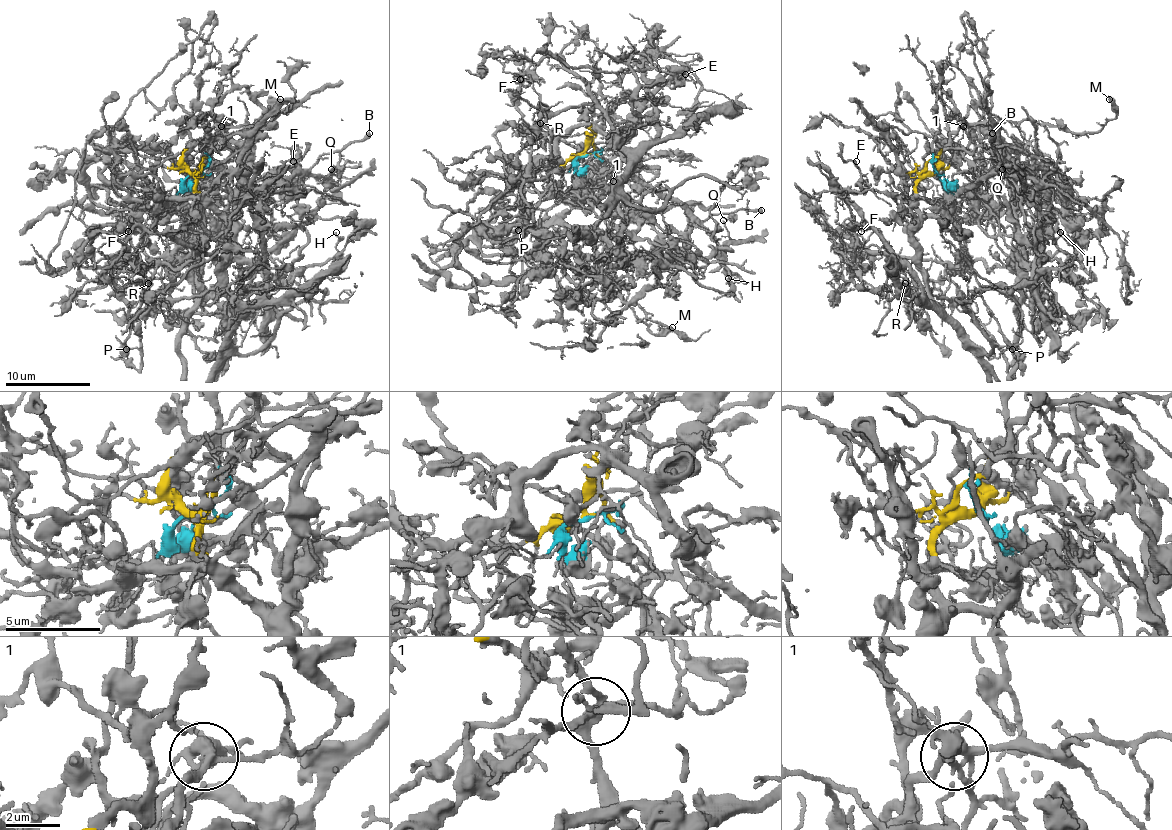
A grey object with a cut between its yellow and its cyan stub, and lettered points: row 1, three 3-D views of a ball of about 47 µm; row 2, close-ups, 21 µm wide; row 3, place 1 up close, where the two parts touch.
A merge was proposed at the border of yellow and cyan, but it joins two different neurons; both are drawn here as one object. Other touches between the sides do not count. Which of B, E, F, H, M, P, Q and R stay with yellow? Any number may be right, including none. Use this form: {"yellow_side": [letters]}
{"yellow_side": ["B", "E", "F", "H", "M", "P", "Q", "R"]}

